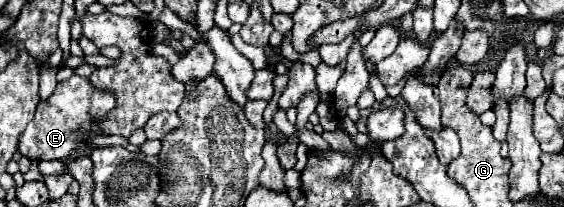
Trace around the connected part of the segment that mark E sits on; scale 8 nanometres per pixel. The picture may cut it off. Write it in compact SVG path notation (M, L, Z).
M72 75L70 79L58 83L50 99L38 103L34 119L28 123L26 131L20 137L18 151L32 159L68 159L72 153L82 151L82 147L92 137L96 137L96 133L92 133L94 125L106 119L108 111L114 107L116 107L114 93L92 87L88 77Z

